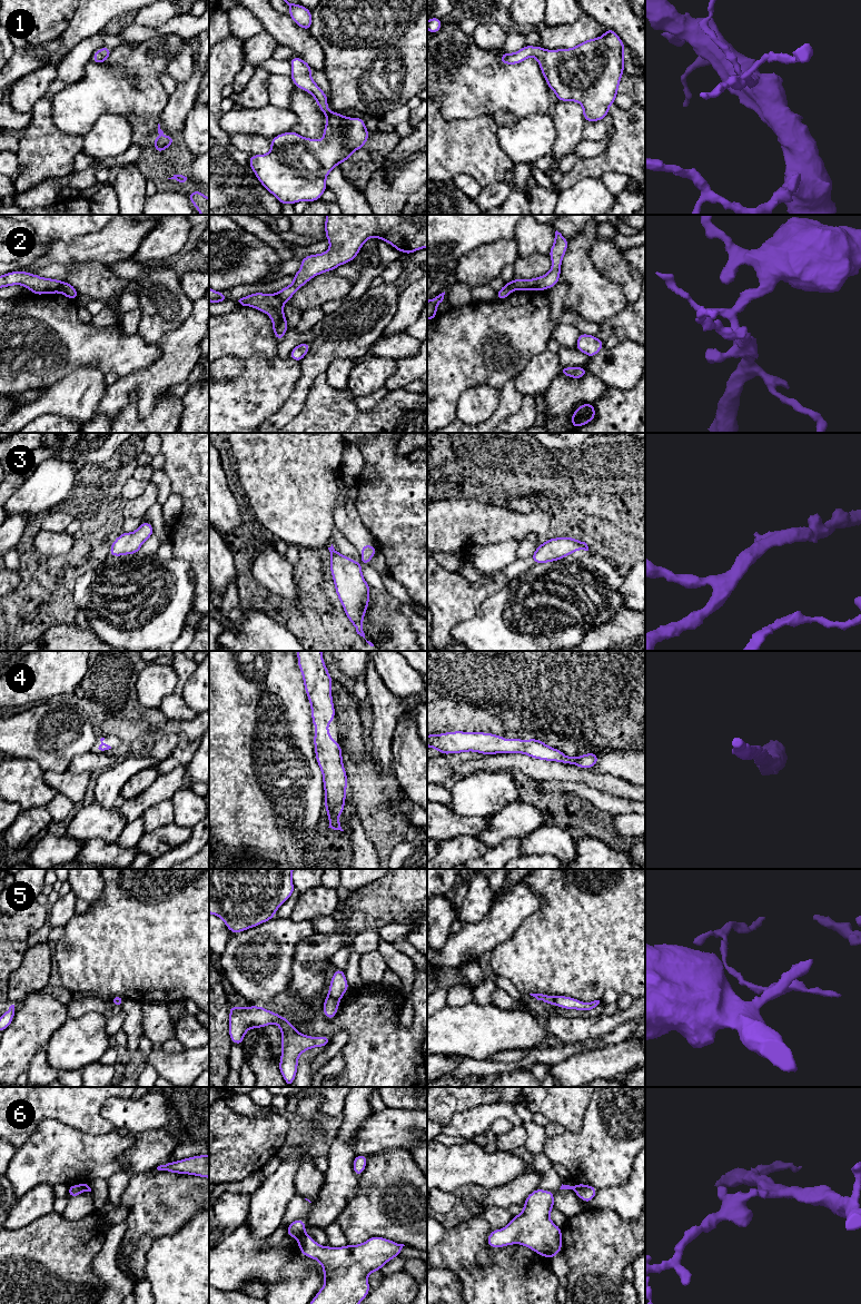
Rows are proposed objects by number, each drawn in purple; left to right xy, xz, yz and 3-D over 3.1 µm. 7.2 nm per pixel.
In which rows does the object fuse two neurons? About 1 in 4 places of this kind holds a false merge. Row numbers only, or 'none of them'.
2, 5, 6

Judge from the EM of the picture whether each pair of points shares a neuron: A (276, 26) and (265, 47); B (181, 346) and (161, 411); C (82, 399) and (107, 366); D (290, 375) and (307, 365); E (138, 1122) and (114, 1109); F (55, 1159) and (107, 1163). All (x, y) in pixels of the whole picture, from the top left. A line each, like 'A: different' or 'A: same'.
A: different
B: different
C: different
D: different
E: same
F: same

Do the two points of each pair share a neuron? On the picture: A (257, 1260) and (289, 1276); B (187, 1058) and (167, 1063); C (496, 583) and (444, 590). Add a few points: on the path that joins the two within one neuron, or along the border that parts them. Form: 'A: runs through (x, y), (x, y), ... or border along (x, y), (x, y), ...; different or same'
A: border along (306, 1268), (290, 1263), (278, 1282), (265, 1285); different
B: runs through (182, 1063), (171, 1063); same
C: runs through (483, 592), (457, 592); same

